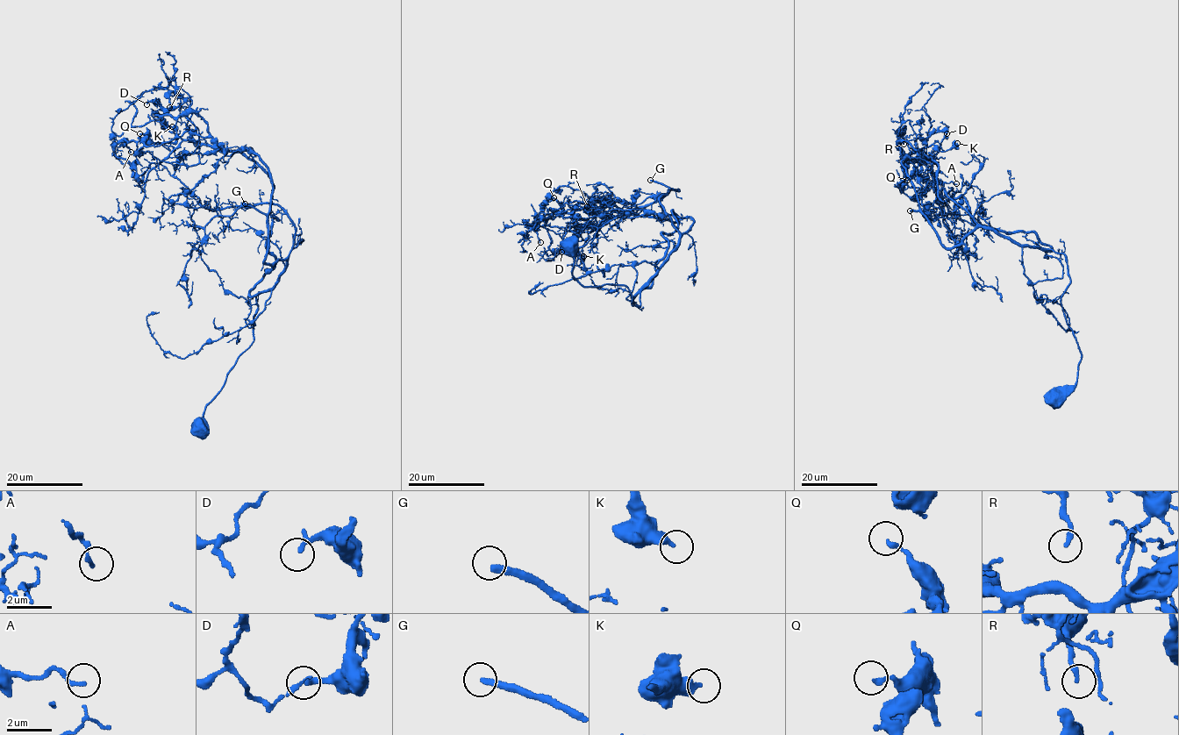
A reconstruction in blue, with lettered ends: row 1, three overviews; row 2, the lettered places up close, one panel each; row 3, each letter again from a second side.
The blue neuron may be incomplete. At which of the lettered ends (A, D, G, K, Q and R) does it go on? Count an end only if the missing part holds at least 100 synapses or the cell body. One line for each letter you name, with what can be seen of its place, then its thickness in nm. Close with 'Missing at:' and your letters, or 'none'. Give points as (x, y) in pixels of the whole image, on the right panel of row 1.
G: place (910, 210); calibre 280 nm
Missing at: G

